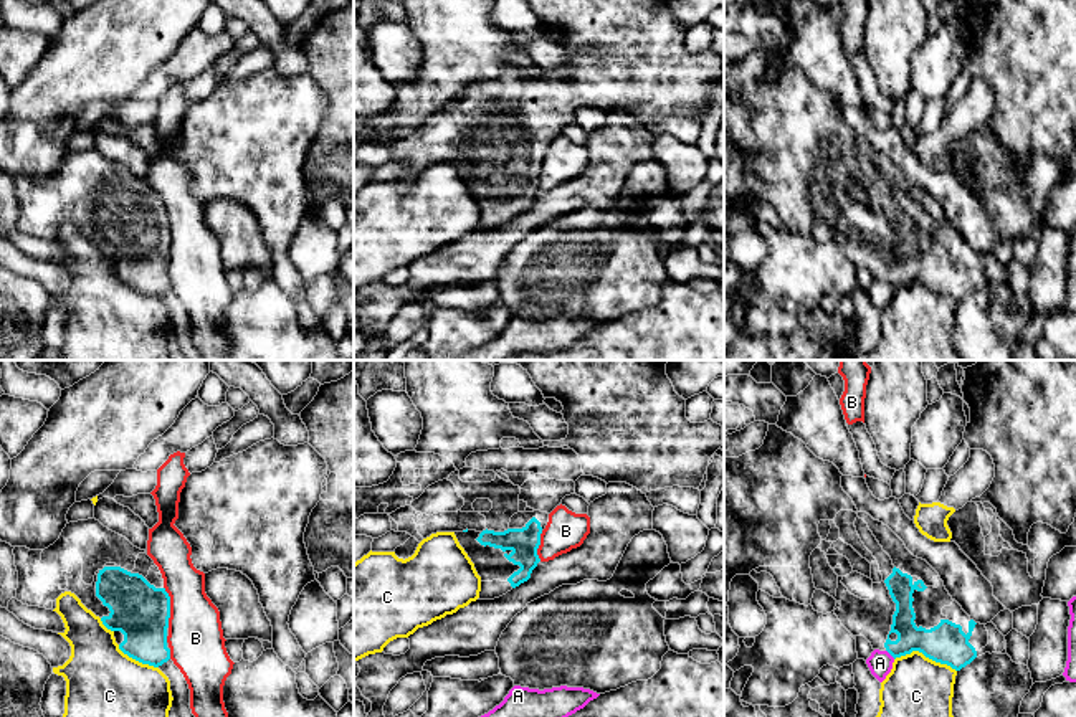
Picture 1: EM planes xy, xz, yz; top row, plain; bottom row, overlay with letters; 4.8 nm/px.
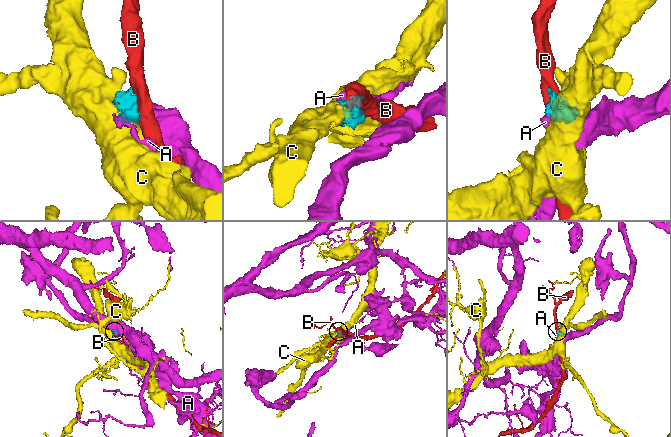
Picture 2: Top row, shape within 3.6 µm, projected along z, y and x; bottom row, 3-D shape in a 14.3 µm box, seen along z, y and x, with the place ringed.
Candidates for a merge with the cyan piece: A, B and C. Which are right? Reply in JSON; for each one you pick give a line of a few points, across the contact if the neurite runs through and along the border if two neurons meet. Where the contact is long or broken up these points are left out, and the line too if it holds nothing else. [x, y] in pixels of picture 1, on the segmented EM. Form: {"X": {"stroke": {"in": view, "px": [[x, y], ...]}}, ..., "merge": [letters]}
{"merge": []}

